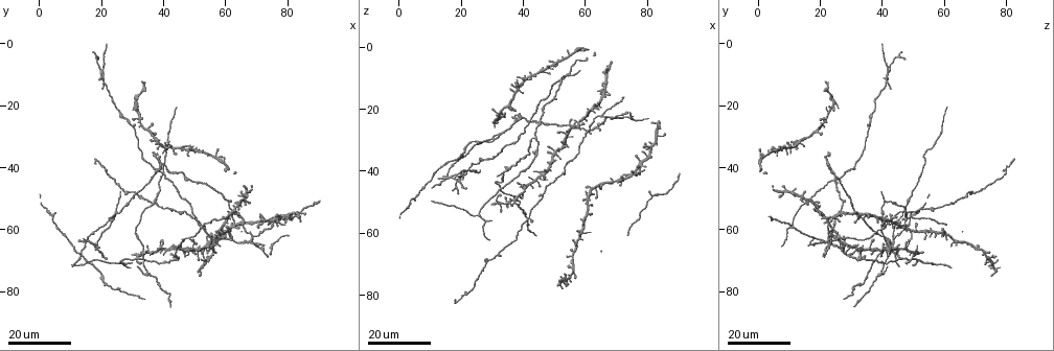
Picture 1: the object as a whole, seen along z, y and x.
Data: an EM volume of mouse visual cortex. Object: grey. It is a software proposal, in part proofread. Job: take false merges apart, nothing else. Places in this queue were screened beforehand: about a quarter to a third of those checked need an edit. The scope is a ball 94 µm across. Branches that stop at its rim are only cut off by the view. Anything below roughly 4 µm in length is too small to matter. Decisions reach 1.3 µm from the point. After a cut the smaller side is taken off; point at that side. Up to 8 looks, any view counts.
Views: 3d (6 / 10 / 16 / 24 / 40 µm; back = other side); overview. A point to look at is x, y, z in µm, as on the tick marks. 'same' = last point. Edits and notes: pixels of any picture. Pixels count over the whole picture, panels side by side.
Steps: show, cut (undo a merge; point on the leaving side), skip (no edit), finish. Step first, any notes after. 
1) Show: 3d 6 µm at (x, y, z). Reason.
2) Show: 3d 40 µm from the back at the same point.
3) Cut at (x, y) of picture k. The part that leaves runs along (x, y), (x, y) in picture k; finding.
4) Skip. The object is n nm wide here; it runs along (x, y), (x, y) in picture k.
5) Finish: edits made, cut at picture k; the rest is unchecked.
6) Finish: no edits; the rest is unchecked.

Show: 3d 16 µm at (26, 71, 54). A fork.

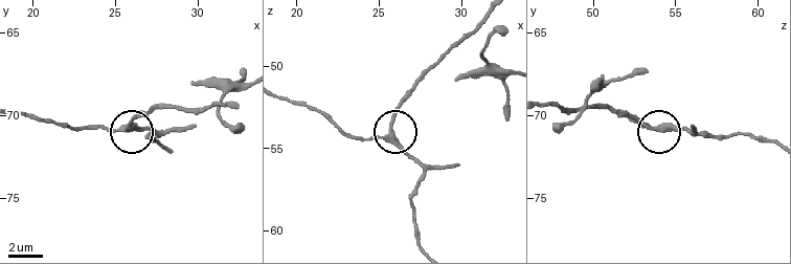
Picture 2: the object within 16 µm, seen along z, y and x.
Show: 3d 6 µm at (25.8, 70.7, 54.4).

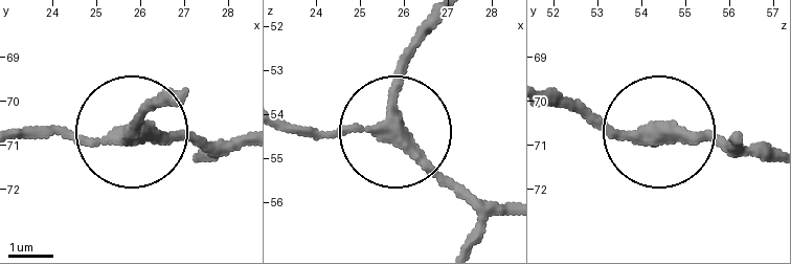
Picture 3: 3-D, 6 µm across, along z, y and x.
Show: 3d 6 µm from the back at (25.70, 70.65, 54.40).

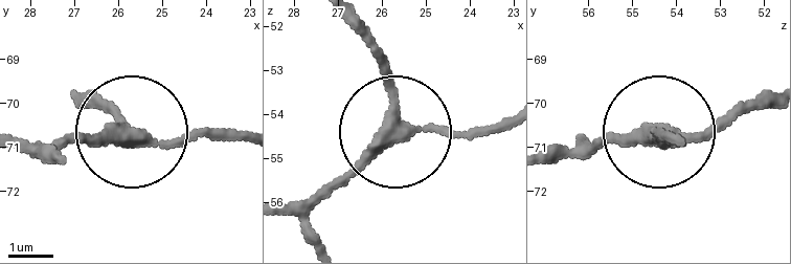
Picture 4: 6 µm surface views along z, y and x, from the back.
Skip. 3 arms meet here; it runs along (347, 24), (381, 69), (392, 133), (302, 223) in picture 4; continuous, no second cell.

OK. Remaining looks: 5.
Show: 3d 16 µm at (65, 64, 22). Three-way junction.

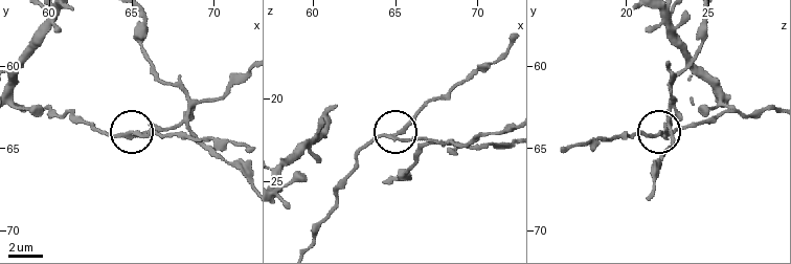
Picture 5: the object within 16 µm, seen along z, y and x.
Show: 3d 6 µm at (65.1, 64.0, 22.1).

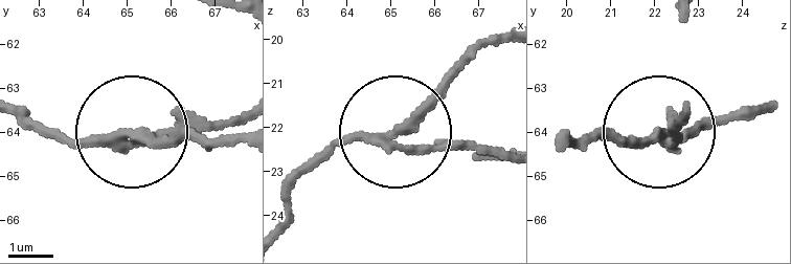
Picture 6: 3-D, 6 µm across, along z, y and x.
Cut at (451, 141) of picture 6. The object is 200 nm wide here; the part that leaves runs along (396, 142), (504, 154) in picture 6; two cells meet here.

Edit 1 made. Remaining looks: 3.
Show: 3d 16 µm at (52, 59, 10). Four arms meet.

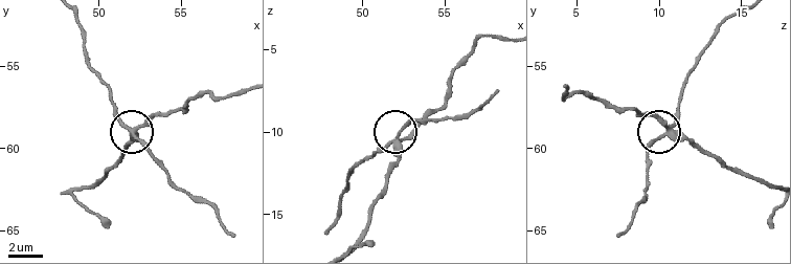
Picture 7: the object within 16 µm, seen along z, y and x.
Show: 3d 6 µm at (51.8, 59.0, 10.6).

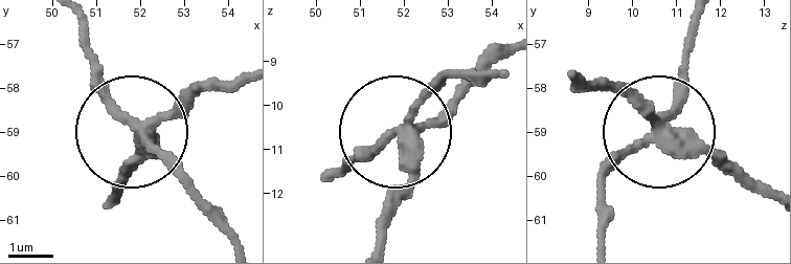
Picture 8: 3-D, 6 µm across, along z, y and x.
Show: 3d 6 µm from the back at (51.80, 58.85, 10.65). Other side.

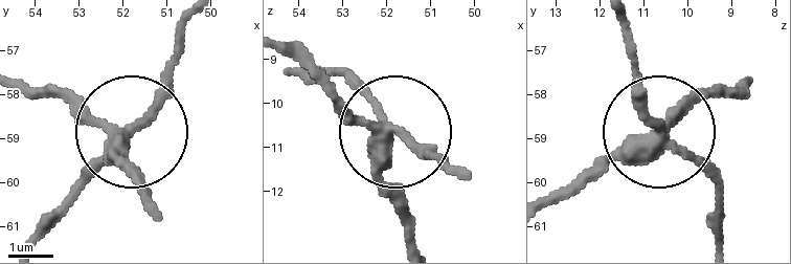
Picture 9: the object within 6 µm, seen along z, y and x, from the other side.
Cut at (133, 170) of picture 9. 4 arms meet here; the part that leaves runs along (123, 138), (151, 198) in picture 9; two cells meet here.

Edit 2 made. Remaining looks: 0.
Finish: edits made, cut at picture 6, cut at picture 9; the rest is unchecked.

